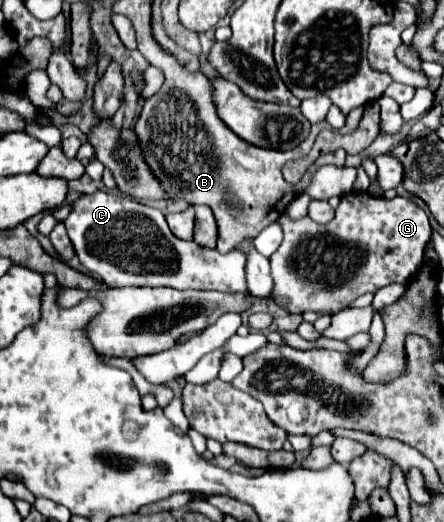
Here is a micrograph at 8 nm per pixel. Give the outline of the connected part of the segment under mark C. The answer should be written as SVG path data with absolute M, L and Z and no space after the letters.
M113 193L81 195L71 215L63 221L79 261L109 287L173 287L223 293L249 293L245 281L247 255L233 249L221 255L217 249L199 247L195 241L177 239L163 213Z

